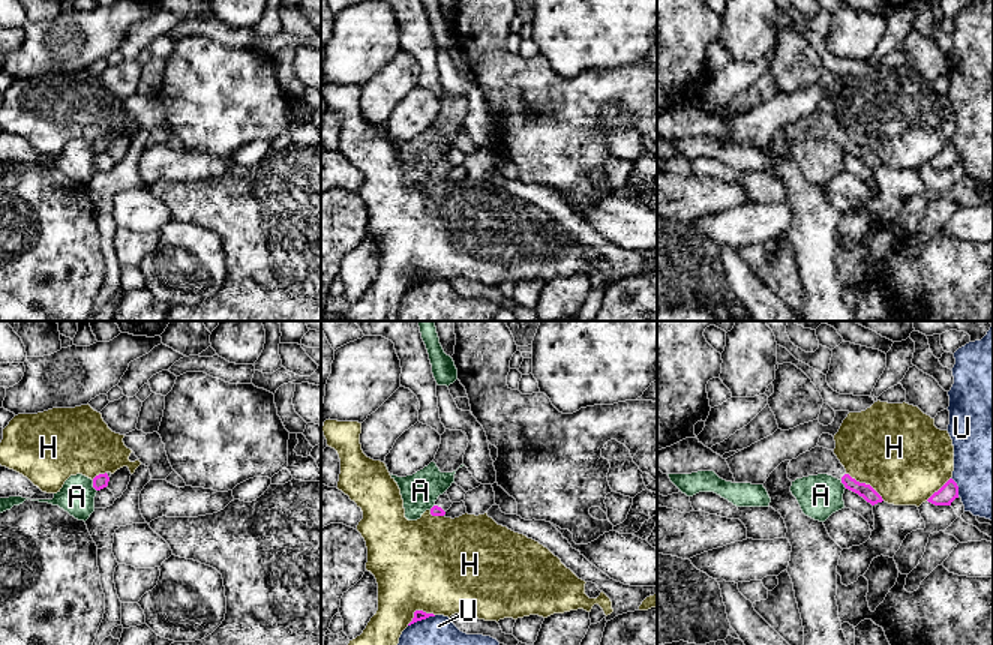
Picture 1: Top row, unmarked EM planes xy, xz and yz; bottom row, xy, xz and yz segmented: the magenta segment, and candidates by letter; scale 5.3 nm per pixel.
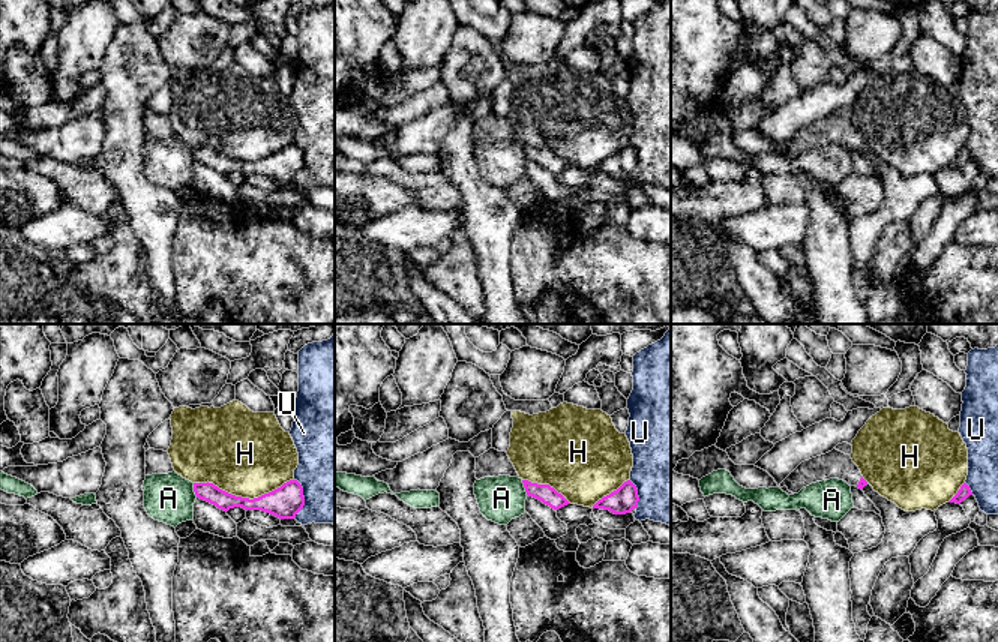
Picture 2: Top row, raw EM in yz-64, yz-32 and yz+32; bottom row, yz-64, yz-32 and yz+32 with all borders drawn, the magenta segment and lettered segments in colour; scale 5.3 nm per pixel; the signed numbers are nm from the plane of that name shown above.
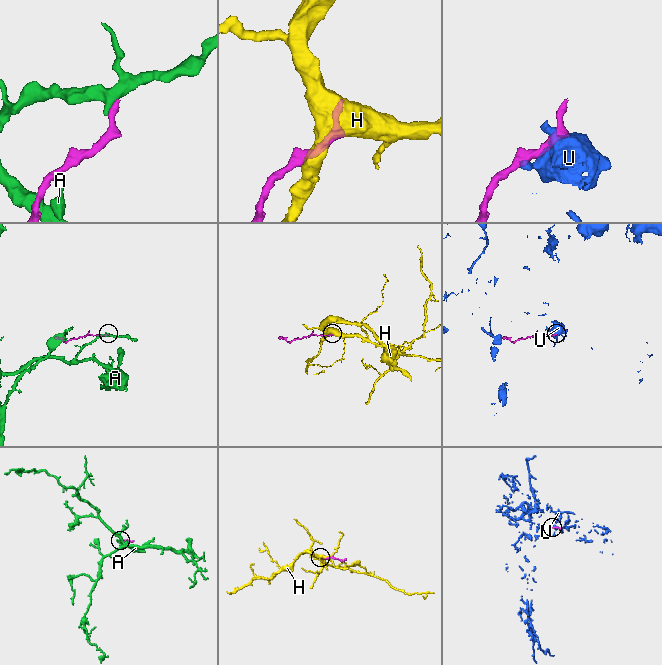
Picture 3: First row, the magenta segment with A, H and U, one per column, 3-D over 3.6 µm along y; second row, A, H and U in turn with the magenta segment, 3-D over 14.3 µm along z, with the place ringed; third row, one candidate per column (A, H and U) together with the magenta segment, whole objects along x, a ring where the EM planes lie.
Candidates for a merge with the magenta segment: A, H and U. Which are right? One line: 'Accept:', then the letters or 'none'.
Accept: none

